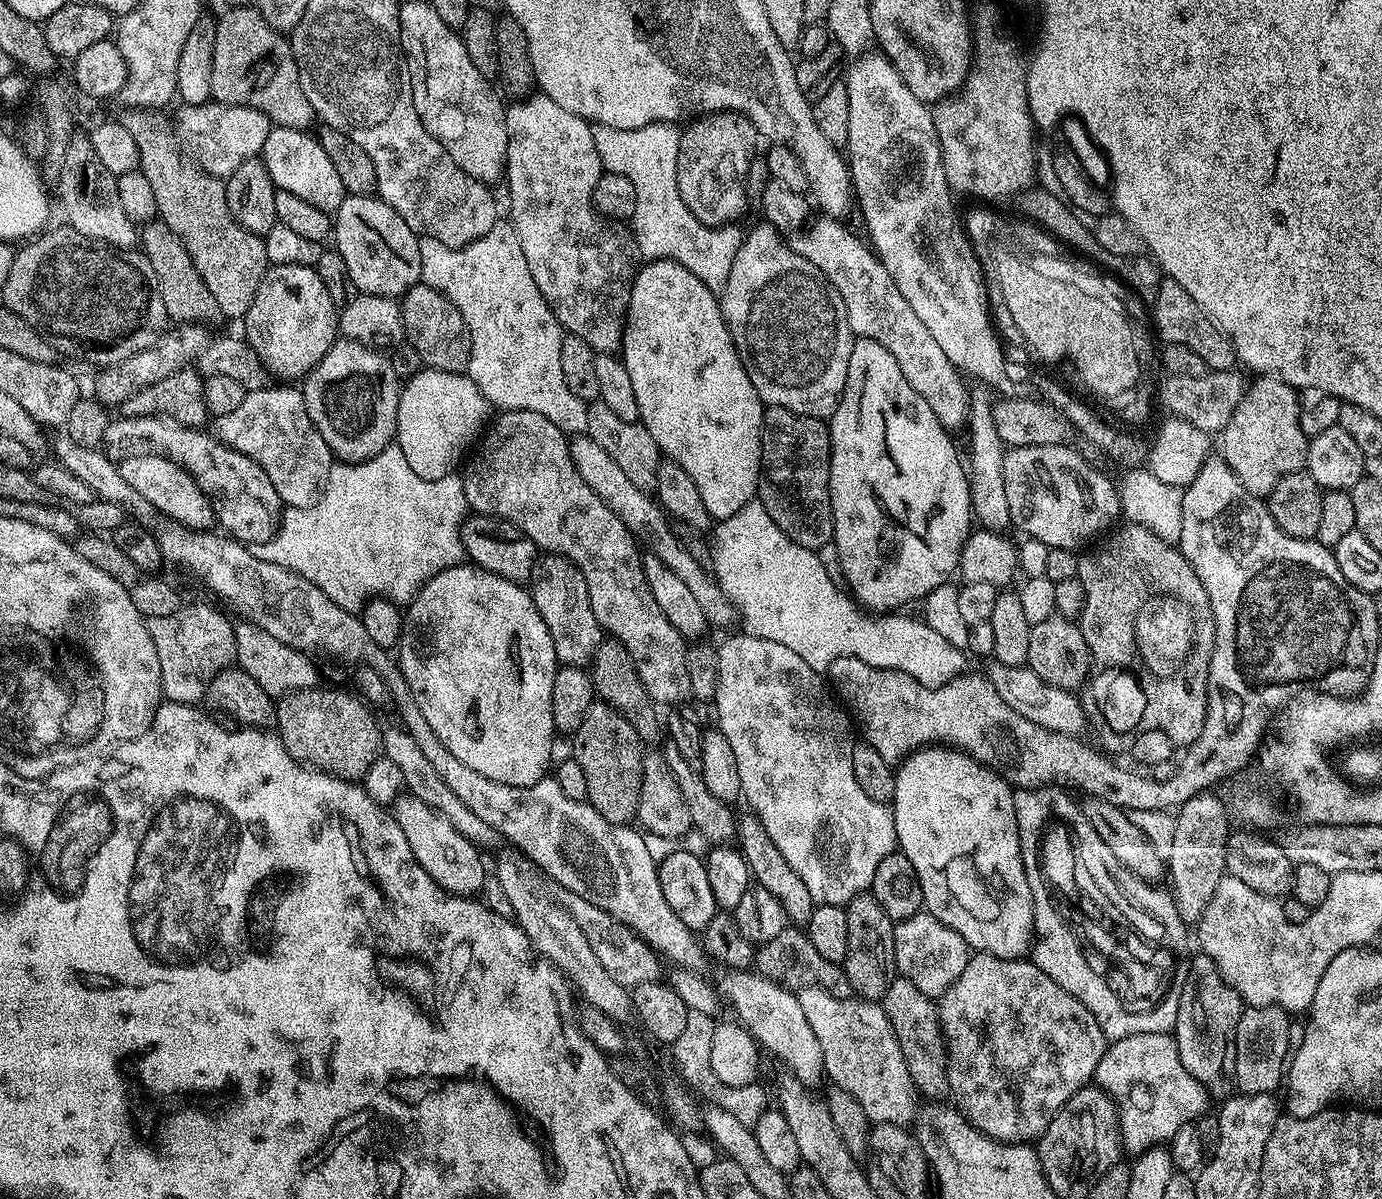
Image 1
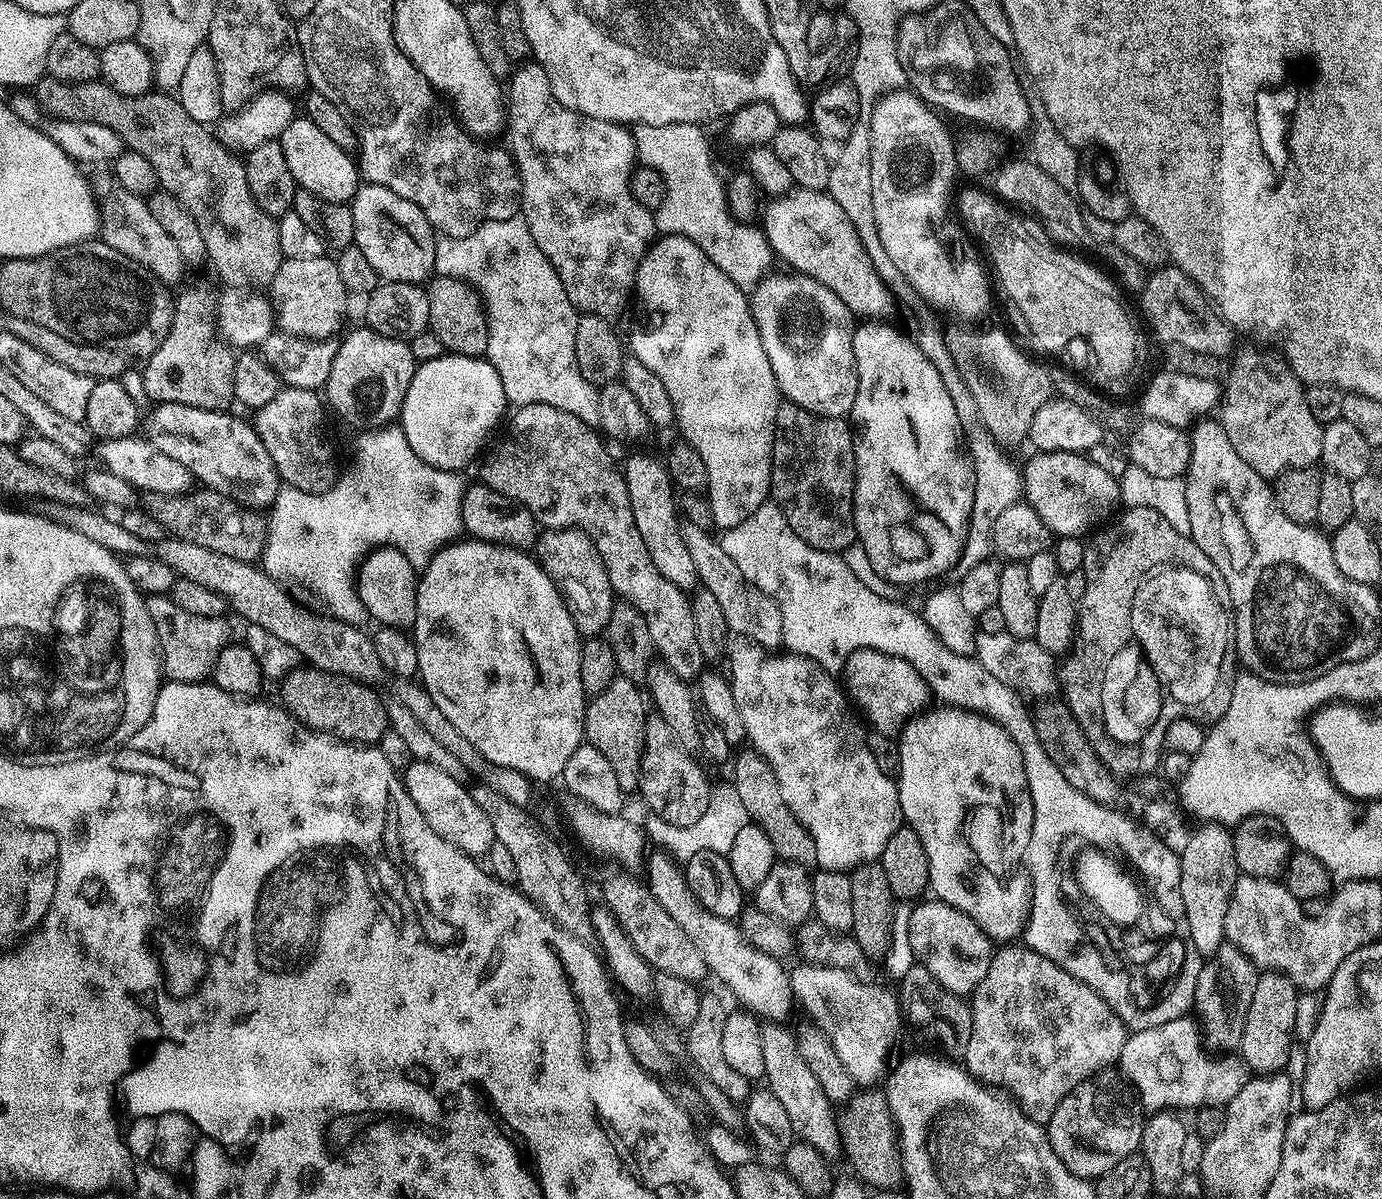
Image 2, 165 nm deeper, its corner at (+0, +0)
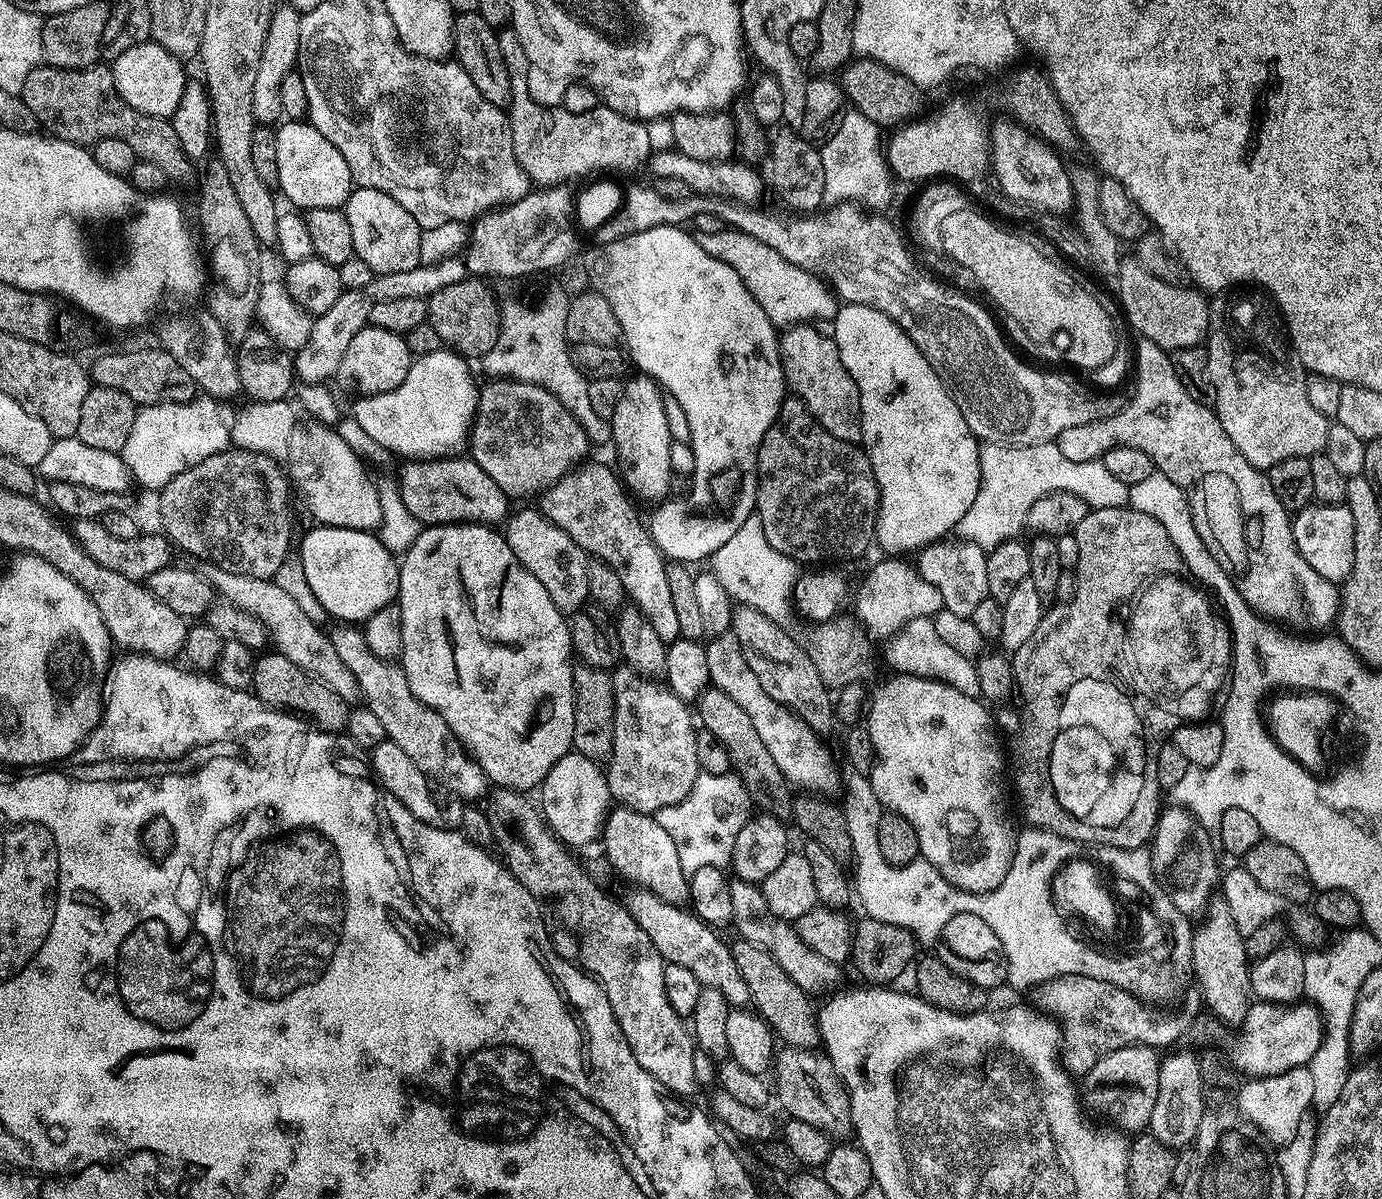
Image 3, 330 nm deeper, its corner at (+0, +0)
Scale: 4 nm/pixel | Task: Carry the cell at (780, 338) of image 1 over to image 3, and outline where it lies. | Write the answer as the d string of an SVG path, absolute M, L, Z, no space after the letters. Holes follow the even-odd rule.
M800 322L789 327L788 333L780 336L780 361L784 367L784 379L791 395L797 400L801 400L808 413L813 416L818 423L834 438L843 440L859 441L862 436L862 393L858 390L855 376L851 376L846 366L842 366L840 357L840 345L832 339L831 335L819 332L807 323Z

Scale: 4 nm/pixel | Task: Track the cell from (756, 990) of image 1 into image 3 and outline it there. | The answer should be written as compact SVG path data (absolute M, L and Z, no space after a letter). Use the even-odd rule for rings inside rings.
M616 806L609 811L602 829L604 852L612 863L612 868L640 890L653 892L667 904L689 903L688 875L678 862L678 846L670 839L670 834L658 826L655 815L639 812L633 808Z

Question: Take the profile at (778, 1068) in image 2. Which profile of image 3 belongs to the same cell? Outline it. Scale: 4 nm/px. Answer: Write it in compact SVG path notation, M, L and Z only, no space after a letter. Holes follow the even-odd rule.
M632 890L626 899L626 907L634 922L638 922L638 926L650 934L650 942L654 942L665 962L690 970L690 974L698 978L701 988L719 990L729 1006L751 1005L750 986L746 986L746 978L742 978L742 970L738 970L738 962L734 962L729 941L724 941L717 929L704 924L687 907L667 904L647 890Z

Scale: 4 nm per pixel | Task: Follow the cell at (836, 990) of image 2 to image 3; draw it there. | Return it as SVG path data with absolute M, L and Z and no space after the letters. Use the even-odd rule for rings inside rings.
M733 879L730 886L730 899L734 906L732 924L740 931L739 935L760 948L768 949L774 962L778 962L778 966L782 966L782 970L786 970L786 974L790 974L790 978L794 978L794 982L798 982L798 986L802 986L804 992L832 994L841 987L839 986L841 965L830 962L827 958L822 958L822 954L810 950L810 946L806 946L806 942L798 938L795 927L789 921L778 918L778 914L774 914L774 910L766 906L761 885Z

